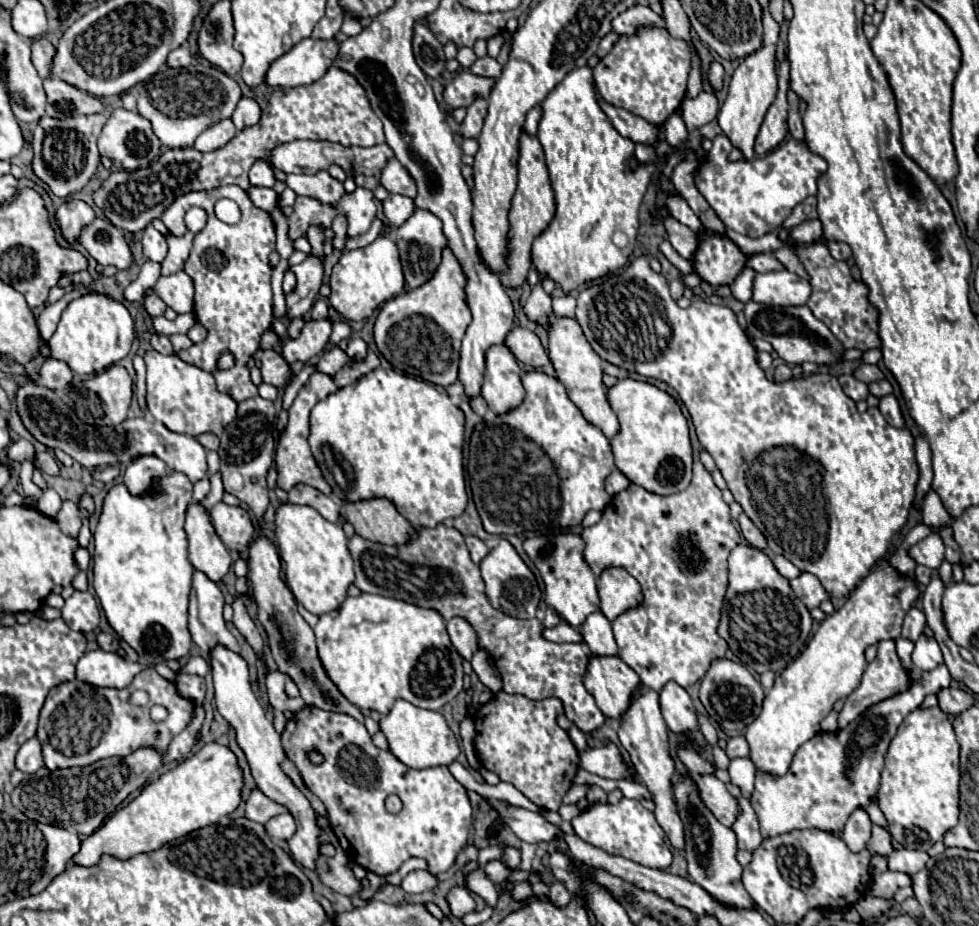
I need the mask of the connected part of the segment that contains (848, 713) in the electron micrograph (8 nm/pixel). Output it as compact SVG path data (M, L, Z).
M881 640L877 644L877 656L875 660L867 666L867 670L863 672L863 678L861 678L861 684L845 698L845 706L843 710L839 712L839 728L845 728L851 720L857 718L857 714L861 714L863 710L867 710L871 704L877 704L901 690L907 688L909 684L909 672L901 666L899 658L897 658L897 652L895 652L895 644L893 640Z

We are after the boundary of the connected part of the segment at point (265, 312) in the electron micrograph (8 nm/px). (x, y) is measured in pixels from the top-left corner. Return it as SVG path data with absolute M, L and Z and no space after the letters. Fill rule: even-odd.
M223 186L207 192L187 192L179 196L161 216L161 222L167 230L177 236L185 234L187 226L183 216L189 206L205 208L209 214L207 226L193 238L193 250L185 262L185 272L193 278L195 284L195 316L207 328L207 338L201 344L193 344L187 350L181 350L181 360L199 366L215 376L215 382L221 392L231 392L231 396L241 402L251 396L257 396L257 388L249 378L247 360L259 350L261 334L273 322L273 290L271 290L271 266L267 256L275 250L275 226L267 212L253 206L247 192L239 186ZM221 198L231 198L241 208L241 220L237 224L221 222L213 206ZM229 350L235 354L237 364L231 370L215 370L217 356Z

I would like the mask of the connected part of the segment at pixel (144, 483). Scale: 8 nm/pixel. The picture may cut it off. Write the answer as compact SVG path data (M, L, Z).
M137 456L125 466L123 482L131 494L145 494L151 488L151 480L167 474L167 466L157 456Z

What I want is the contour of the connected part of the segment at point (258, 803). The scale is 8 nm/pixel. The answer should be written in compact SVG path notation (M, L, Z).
M253 790L249 800L245 802L245 818L259 822L259 824L265 824L275 814L286 812L288 810L283 808L283 804L275 804L275 800L267 800L267 796L263 796L263 792L259 792L259 790Z

